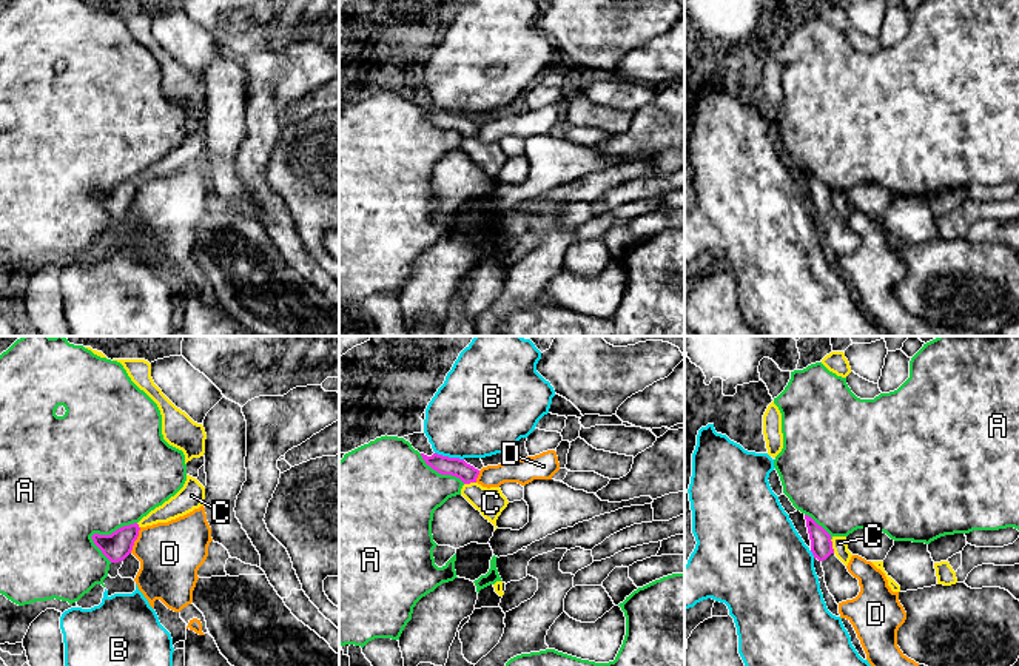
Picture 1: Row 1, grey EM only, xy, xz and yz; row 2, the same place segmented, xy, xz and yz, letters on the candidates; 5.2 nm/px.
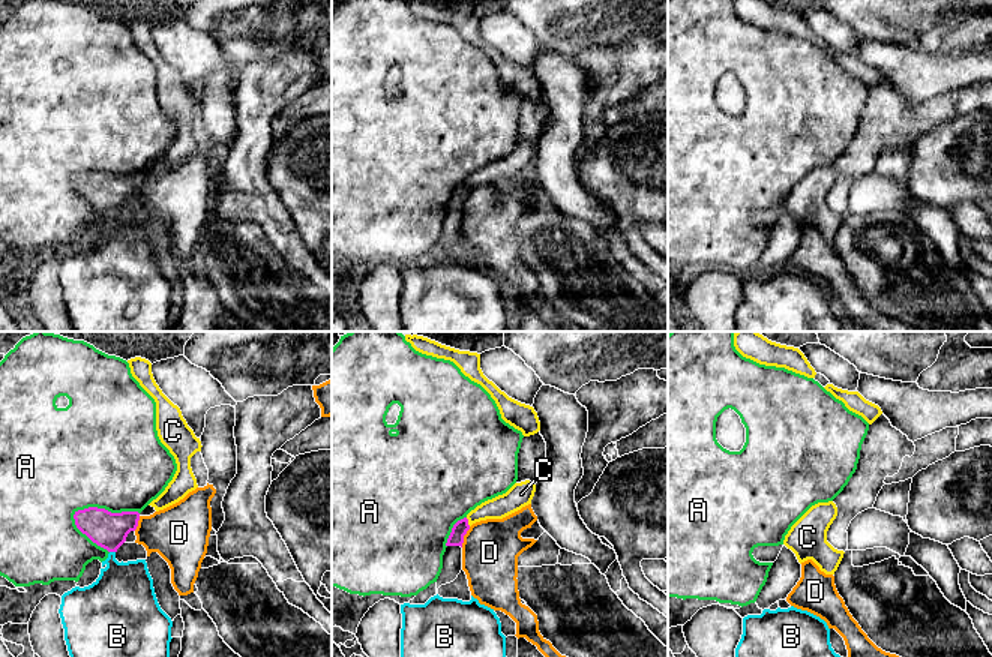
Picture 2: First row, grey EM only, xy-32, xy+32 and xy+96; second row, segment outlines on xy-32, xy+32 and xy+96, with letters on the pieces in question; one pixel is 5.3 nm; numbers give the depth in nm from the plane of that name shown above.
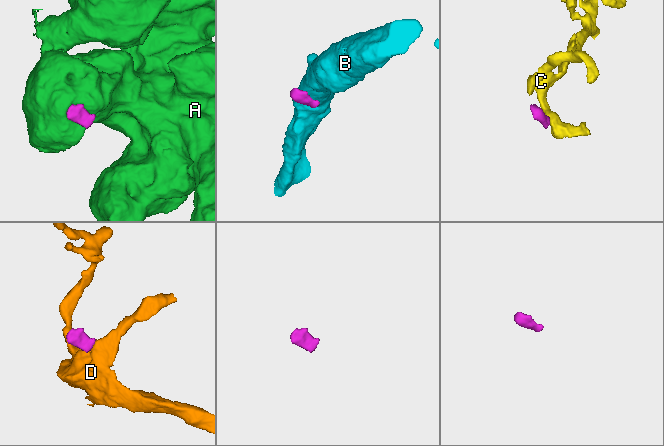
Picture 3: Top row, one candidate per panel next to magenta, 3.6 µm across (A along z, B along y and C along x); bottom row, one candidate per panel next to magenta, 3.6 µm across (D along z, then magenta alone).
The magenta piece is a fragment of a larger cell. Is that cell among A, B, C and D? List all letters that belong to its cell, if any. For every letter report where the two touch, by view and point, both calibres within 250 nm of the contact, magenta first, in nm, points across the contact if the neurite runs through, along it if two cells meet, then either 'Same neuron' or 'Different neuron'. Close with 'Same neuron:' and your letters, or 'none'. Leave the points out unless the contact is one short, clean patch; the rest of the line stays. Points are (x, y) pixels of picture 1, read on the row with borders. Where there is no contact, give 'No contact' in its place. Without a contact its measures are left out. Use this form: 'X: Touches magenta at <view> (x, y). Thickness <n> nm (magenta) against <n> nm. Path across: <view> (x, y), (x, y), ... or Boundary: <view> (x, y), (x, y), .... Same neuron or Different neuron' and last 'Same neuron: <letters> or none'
A: Touches magenta at xy (113, 532). Thickness 150 nm (magenta) against 480 nm. Different neuron
B: Touches magenta at xz (447, 457). Thickness 100 nm (magenta) against 440 nm. Boundary: xz (435, 452), (463, 460). Different neuron
C: Touches magenta at yz (831, 546). Thickness 110 nm (magenta) against 80 nm. Boundary: yz (830, 540), (834, 552). Different neuron
D: Touches magenta at xy (136, 538). Thickness 150 nm (magenta) against 320 nm. Boundary: xy (141, 528), (130, 552). Different neuron
Same neuron: none

